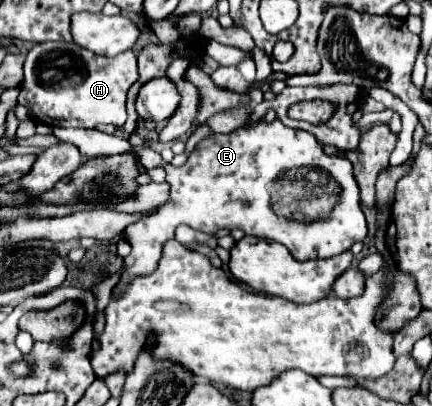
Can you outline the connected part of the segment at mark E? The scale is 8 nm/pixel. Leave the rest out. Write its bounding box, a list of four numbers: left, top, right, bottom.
[53,119,367,297]

